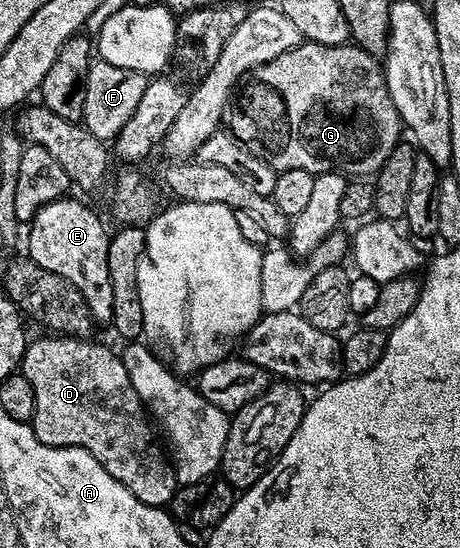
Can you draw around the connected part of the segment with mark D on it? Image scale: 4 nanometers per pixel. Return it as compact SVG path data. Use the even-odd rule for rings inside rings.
M52 338L30 342L20 367L21 375L32 382L36 393L36 414L32 427L36 438L49 448L83 448L134 495L149 508L169 509L174 495L179 490L178 476L171 461L166 461L160 445L154 441L143 402L132 386L132 378L125 370L124 362L117 351L105 348L102 344L75 338Z

